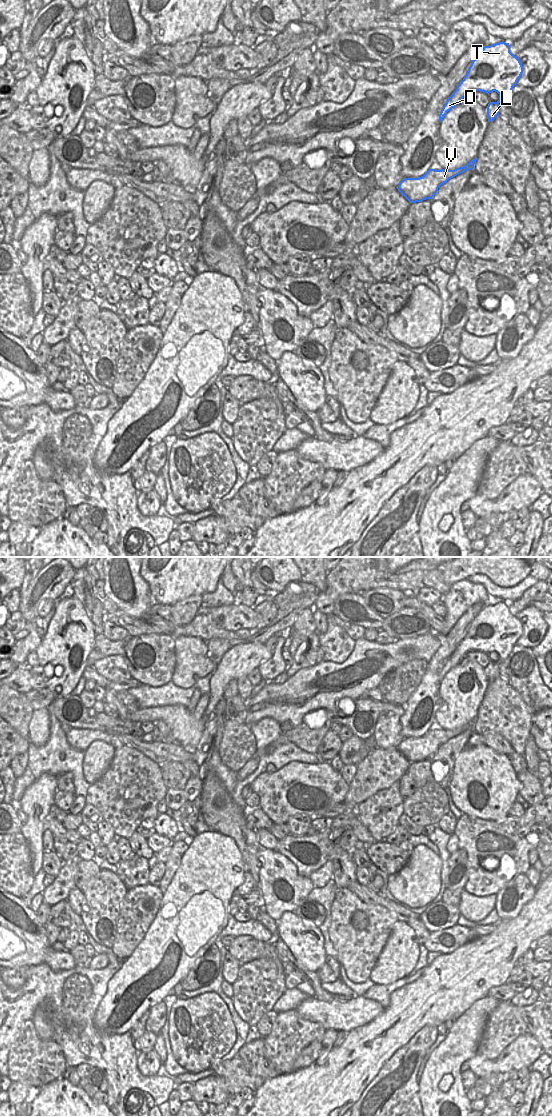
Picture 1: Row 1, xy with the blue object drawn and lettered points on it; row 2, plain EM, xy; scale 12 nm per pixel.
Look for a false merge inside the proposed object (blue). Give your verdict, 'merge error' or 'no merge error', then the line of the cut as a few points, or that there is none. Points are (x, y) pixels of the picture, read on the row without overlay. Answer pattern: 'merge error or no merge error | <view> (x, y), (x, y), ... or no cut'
no merge error | no cut

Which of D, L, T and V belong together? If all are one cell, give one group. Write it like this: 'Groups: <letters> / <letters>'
Groups: D L T V

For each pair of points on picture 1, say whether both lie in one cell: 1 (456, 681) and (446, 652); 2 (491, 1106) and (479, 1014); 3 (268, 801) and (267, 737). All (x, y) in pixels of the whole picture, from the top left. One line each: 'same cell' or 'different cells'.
1: different cells
2: different cells
3: different cells

